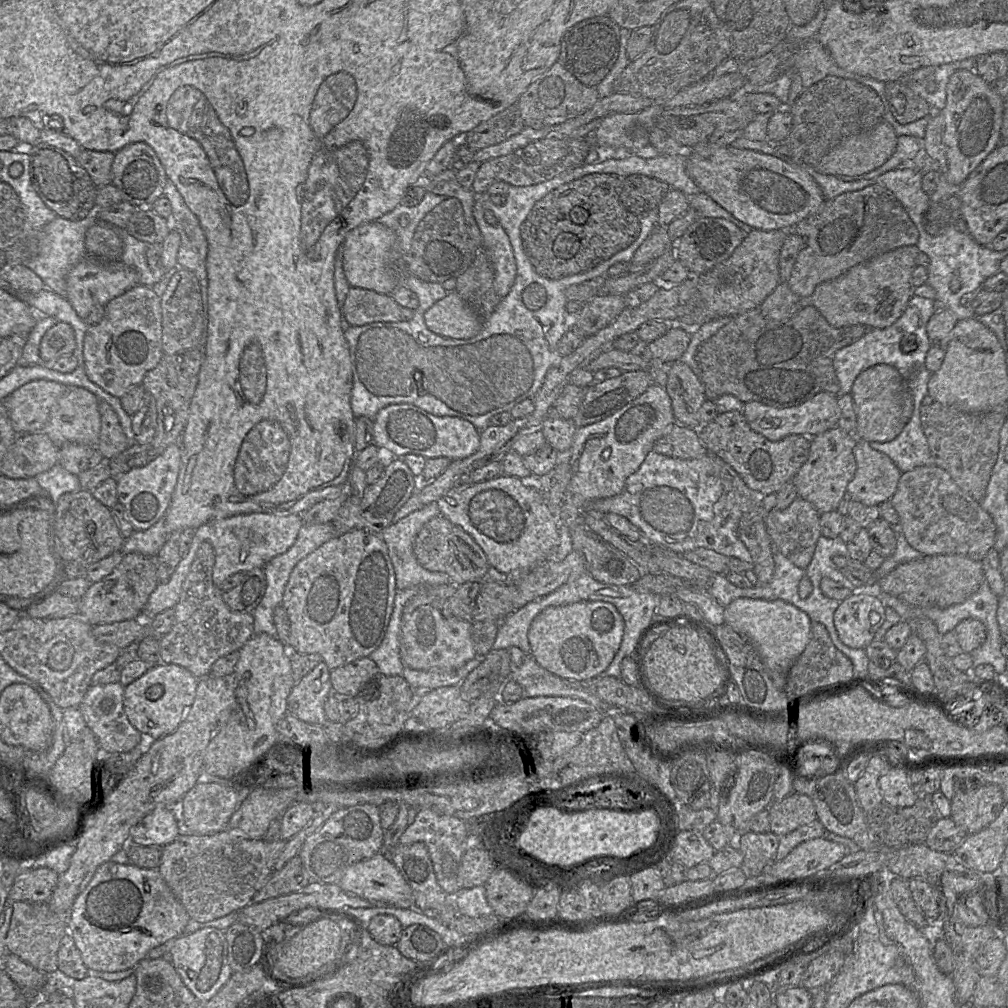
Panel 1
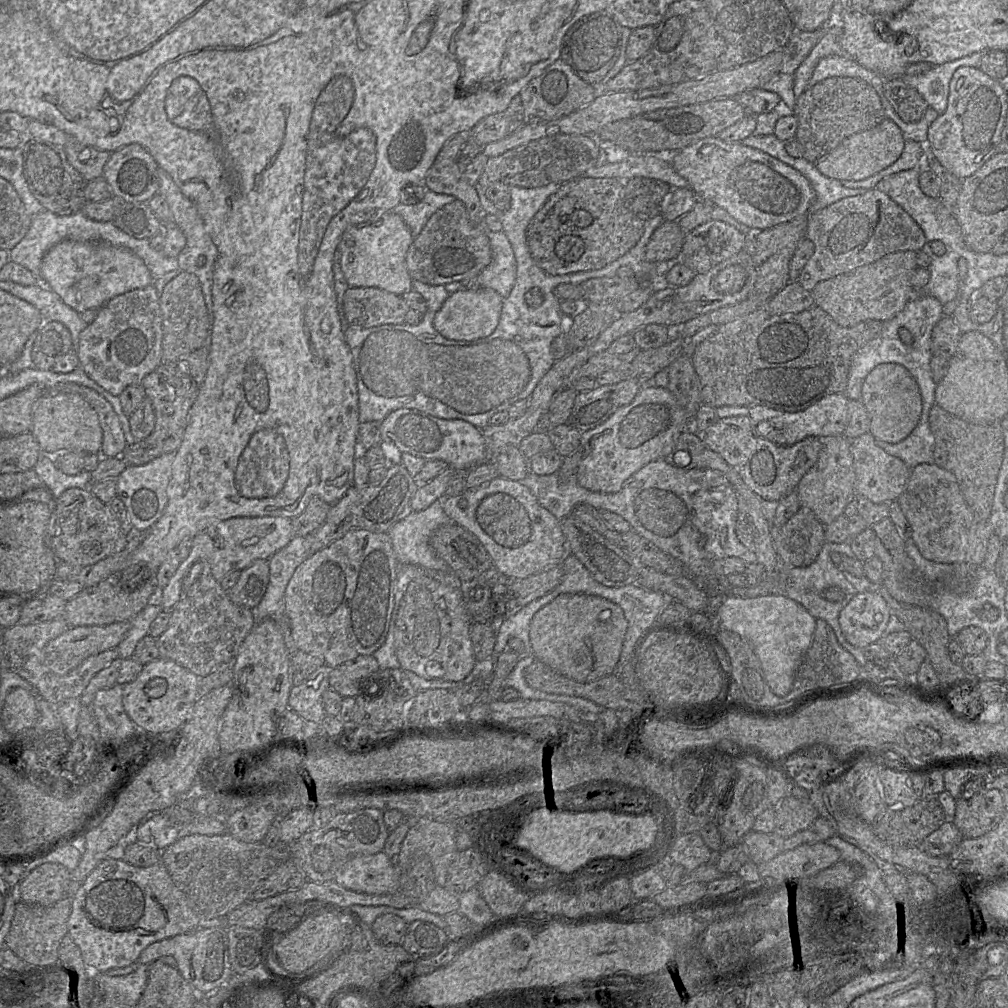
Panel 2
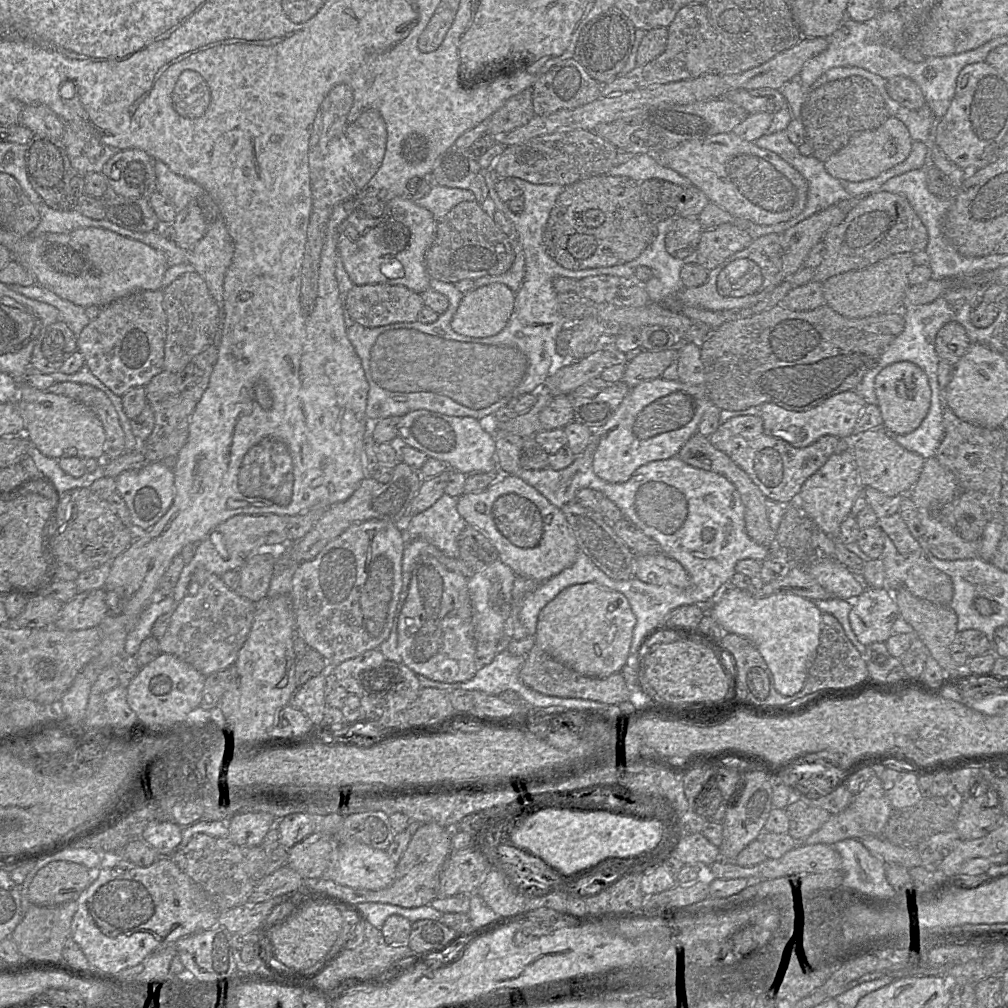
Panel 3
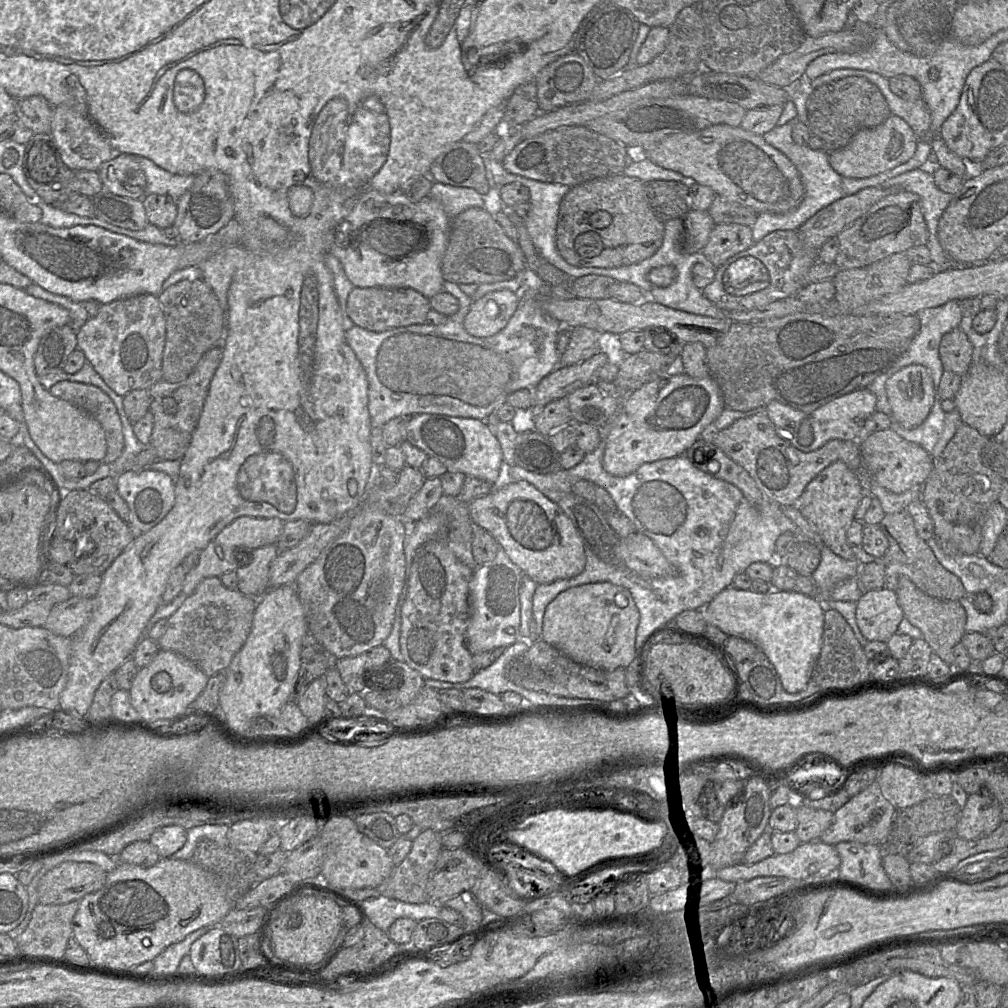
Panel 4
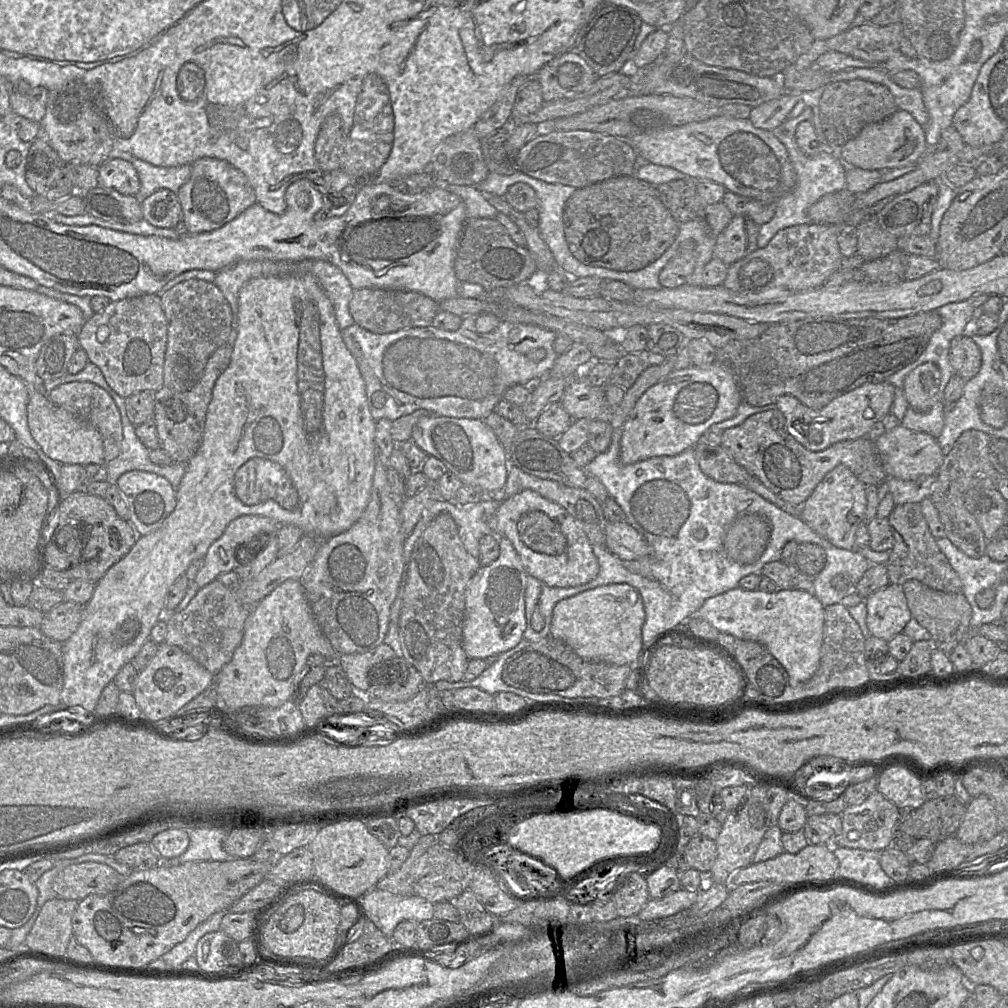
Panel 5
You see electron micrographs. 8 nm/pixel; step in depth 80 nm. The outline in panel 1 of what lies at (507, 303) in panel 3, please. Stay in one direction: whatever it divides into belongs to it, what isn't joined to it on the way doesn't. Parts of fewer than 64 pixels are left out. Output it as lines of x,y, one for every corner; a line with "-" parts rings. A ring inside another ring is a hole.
456,291
433,304
424,313
424,321
431,332
453,339
473,338
484,322

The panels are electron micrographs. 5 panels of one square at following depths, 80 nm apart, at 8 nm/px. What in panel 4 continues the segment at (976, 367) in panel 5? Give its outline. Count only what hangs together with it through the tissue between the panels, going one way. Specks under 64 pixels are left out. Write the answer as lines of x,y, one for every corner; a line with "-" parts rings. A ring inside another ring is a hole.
955,328
943,335
939,356
945,370
963,377
973,363
973,346
966,334

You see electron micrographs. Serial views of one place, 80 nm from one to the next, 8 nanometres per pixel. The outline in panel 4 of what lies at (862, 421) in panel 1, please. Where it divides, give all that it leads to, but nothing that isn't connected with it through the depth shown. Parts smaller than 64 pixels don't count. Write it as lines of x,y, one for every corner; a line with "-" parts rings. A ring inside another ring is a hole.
909,365
894,373
885,390
892,421
905,429
921,425
934,403
933,380
922,365

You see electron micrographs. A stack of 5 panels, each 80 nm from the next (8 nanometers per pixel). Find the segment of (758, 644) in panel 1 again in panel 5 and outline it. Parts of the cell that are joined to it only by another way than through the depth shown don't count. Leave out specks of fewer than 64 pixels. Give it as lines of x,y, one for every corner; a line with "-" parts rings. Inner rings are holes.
740,587
705,600
694,616
705,619
719,632
763,645
785,668
790,679
803,683
818,668
824,627
824,606
811,590
778,589
775,592

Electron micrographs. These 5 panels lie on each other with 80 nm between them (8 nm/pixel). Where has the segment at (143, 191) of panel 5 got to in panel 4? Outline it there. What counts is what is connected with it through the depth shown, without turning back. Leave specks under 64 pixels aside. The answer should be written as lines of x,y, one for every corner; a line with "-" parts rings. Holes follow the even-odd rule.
137,157
146,176
146,194
156,193
178,200
194,183
193,174
174,174
146,157

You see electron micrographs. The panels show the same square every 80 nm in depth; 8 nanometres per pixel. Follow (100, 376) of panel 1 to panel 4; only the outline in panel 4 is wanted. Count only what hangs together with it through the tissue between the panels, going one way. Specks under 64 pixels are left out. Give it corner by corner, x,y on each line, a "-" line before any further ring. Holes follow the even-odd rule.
138,294
102,304
98,313
90,317
78,330
77,347
101,376
103,381
117,395
124,397
132,390
146,389
162,379
162,355
166,340
166,320
159,296

